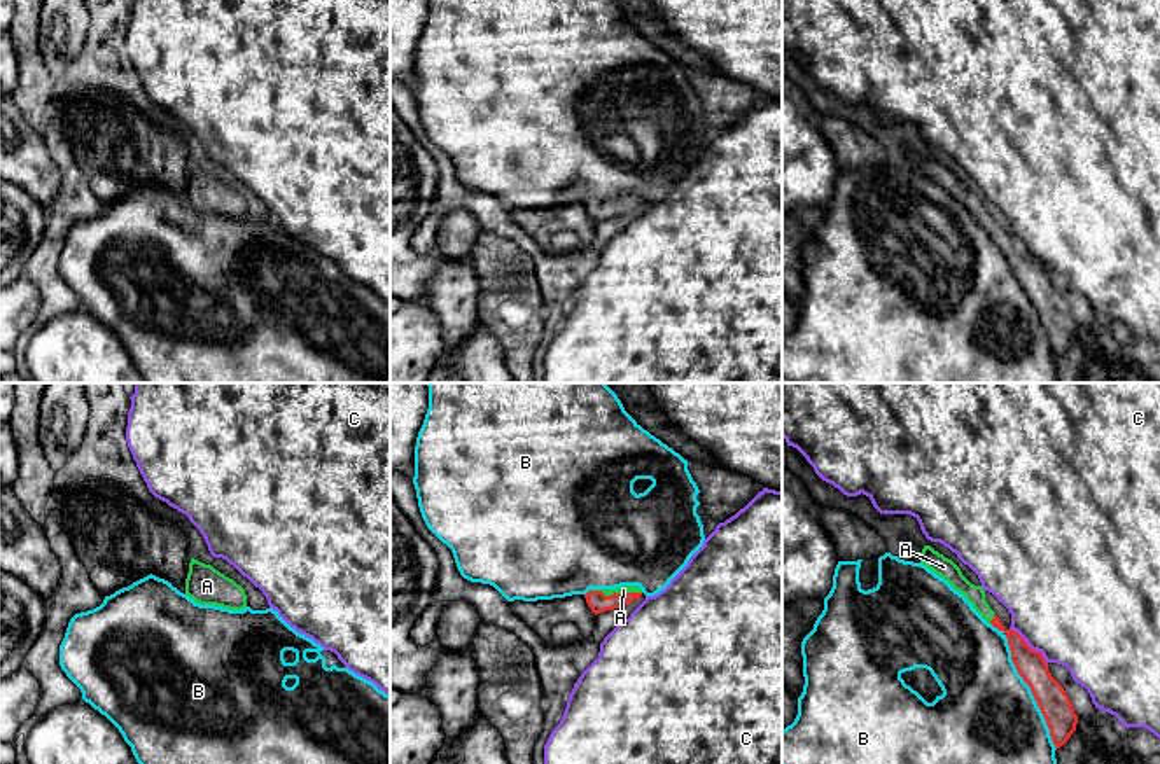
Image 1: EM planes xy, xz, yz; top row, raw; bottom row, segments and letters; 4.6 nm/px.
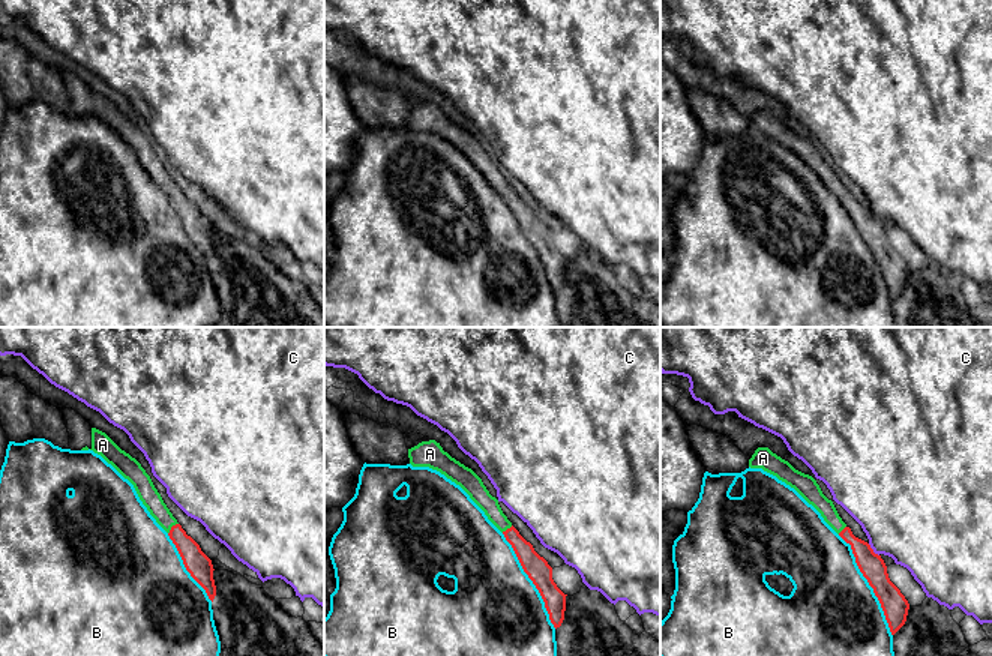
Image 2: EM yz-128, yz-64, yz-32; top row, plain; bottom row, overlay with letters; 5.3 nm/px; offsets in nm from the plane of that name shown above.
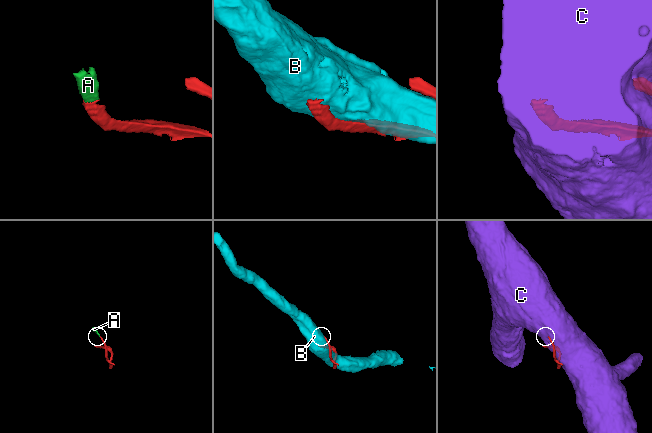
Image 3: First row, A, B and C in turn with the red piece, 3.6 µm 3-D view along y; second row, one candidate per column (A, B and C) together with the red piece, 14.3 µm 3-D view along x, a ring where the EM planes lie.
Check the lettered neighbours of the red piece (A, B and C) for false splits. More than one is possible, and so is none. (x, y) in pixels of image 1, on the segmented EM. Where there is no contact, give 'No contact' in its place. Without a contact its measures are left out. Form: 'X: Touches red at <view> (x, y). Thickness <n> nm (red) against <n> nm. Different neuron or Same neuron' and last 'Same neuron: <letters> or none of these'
A: Touches red at xz (616, 593). Thickness 90 nm (red) against 50 nm. Same neuron
B: Touches red at yz (1031, 691). Thickness 140 nm (red) against 460 nm. Different neuron
C: Touches red at yz (1029, 647). Thickness 140 nm (red) against 480 nm. Different neuron
Same neuron: A

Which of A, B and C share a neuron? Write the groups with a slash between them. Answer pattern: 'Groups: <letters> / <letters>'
Groups: A / B / C

